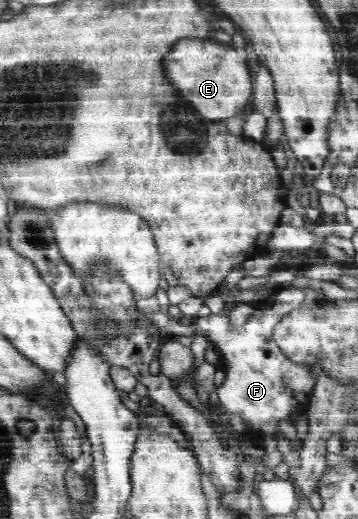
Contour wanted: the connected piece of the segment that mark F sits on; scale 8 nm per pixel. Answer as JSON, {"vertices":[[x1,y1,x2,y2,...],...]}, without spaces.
{"vertices":[[289,286,282,292,278,290,278,294,274,291,268,294,262,302,262,310,256,308,242,326,232,326,229,318,219,313,197,317,195,323,200,332,206,332,214,340,228,364,226,380,216,388,214,399,228,413,242,416,250,428,262,430,261,440,274,434,280,420,290,418,290,414,293,418,306,415,310,408,310,404,306,404,310,402,314,388,310,368,296,366,299,362,288,360,273,340,273,330,279,320,295,311,302,302,304,290,294,290]]}

